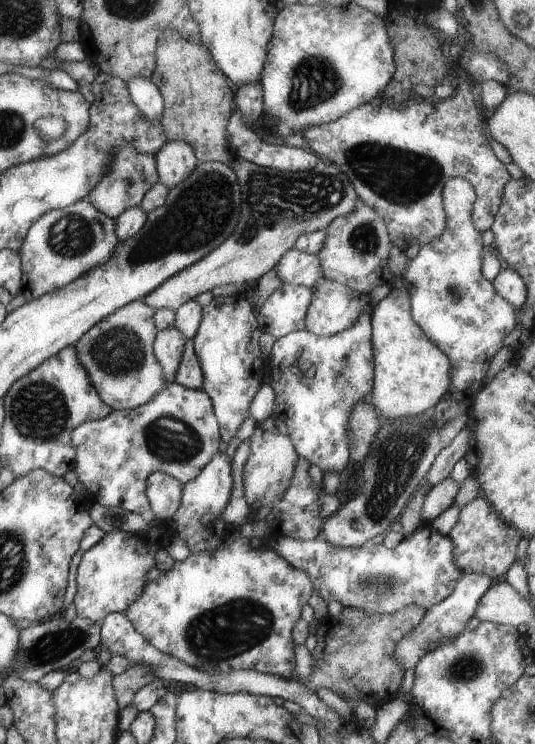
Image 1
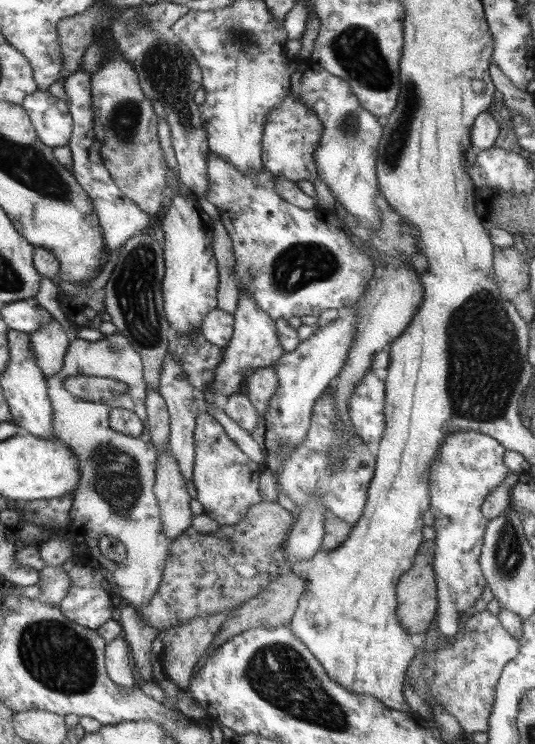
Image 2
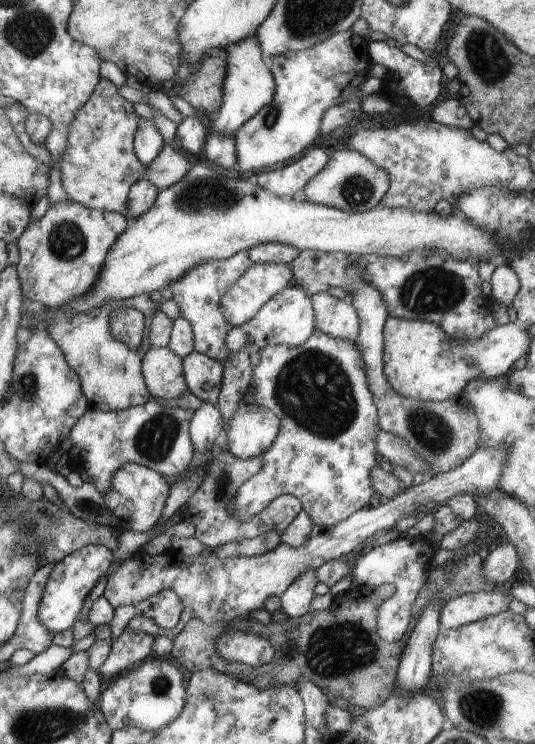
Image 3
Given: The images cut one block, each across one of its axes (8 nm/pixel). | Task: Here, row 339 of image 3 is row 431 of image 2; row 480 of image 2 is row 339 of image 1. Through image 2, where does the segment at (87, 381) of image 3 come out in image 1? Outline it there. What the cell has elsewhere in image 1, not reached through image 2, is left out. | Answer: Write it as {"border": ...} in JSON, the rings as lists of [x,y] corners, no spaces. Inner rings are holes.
{"border":[[[135,300],[122,308],[110,313],[108,318],[99,320],[86,334],[76,342],[75,349],[82,366],[88,371],[89,379],[94,385],[98,396],[112,409],[133,409],[149,401],[155,394],[158,394],[168,383],[169,378],[163,371],[162,365],[153,351],[153,342],[156,333],[159,331],[153,316],[157,310],[144,304],[141,300]]]}

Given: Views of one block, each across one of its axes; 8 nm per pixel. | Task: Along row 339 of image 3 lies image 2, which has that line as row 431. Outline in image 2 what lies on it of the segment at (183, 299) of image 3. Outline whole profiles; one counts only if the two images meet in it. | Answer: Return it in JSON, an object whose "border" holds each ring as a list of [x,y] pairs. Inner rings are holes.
{"border":[[[201,409],[196,417],[194,429],[195,460],[192,472],[192,482],[197,490],[196,500],[203,506],[203,512],[214,519],[219,525],[232,525],[246,517],[248,507],[260,503],[262,496],[259,491],[259,478],[263,466],[250,459],[246,453],[226,434],[220,422]]]}

